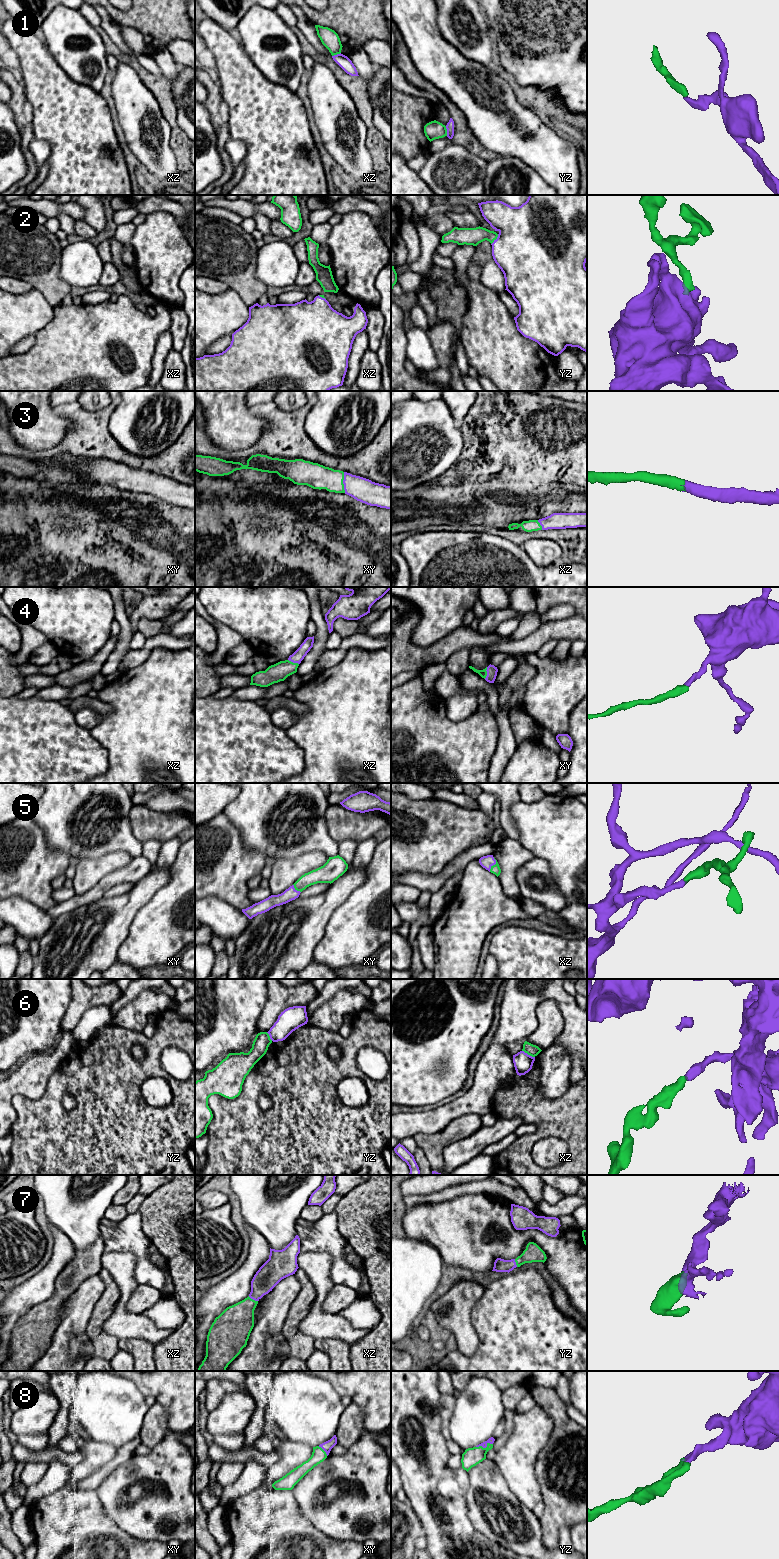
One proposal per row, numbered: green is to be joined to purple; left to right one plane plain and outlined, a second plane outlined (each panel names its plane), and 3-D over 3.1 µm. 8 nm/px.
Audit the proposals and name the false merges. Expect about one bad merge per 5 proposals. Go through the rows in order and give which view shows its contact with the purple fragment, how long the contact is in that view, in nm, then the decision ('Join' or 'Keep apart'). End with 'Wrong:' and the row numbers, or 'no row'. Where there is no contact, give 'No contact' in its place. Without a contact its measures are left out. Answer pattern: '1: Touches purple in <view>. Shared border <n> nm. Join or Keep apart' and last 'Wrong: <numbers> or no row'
1: Touches purple in yz. Shared border 80 nm. Keep apart
2: Touches purple in yz. Shared border 110 nm. Join
3: Touches purple in xy. Shared border 170 nm. Join
4: Touches purple in xy. Shared border 100 nm. Join
5: Touches purple in xz. Shared border 120 nm. Join
6: Touches purple in xz. Shared border 120 nm. Keep apart
7: Touches purple in xz. Shared border 90 nm. Join
8: Touches purple in yz. Shared border 140 nm. Join
Wrong: 1, 6

